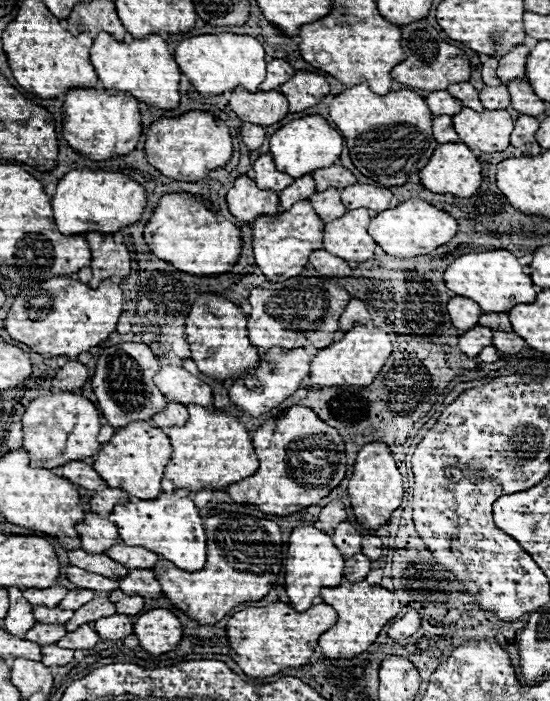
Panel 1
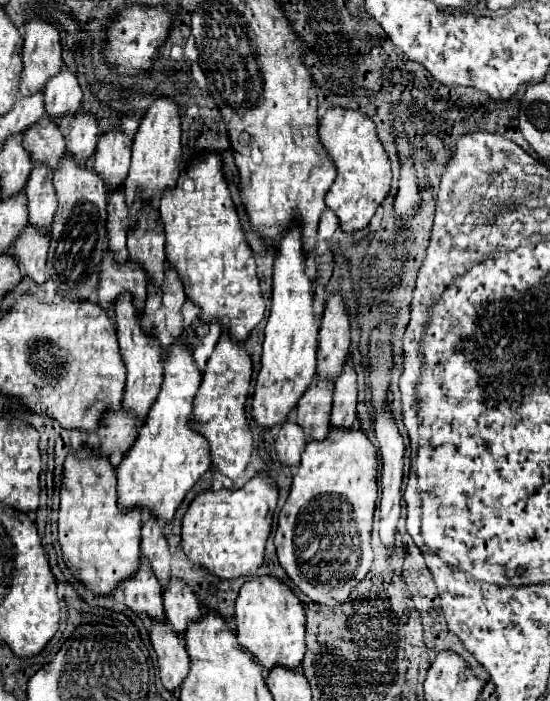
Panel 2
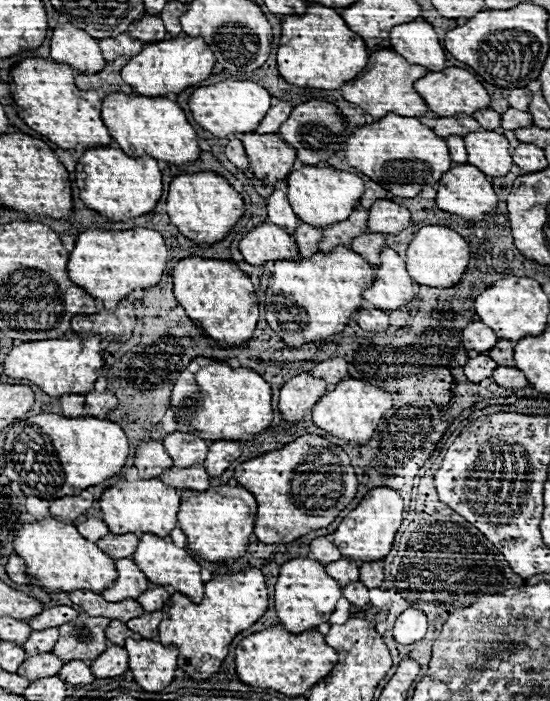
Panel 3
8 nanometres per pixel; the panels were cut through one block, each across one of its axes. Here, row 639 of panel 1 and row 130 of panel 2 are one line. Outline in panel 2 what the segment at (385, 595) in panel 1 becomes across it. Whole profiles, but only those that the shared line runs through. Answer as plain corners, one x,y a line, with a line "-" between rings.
334,106
320,120
320,140
336,162
338,176
326,194
326,206
334,210
344,232
366,228
376,208
390,190
390,160
376,134
376,124
358,110

